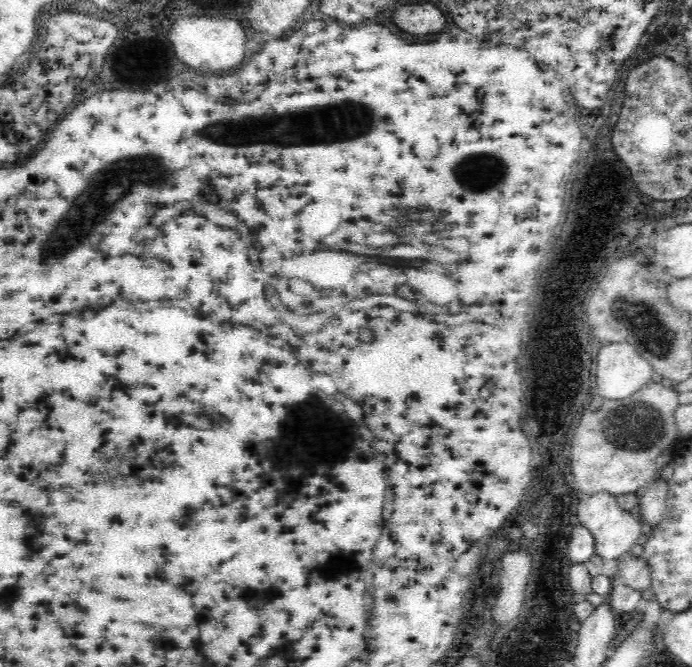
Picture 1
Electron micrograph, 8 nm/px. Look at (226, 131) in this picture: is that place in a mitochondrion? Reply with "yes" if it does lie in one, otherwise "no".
yes

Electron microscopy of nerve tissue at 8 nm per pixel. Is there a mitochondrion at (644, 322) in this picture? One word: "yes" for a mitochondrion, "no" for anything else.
yes

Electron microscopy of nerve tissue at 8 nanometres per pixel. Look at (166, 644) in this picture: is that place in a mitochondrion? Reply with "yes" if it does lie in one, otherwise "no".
no

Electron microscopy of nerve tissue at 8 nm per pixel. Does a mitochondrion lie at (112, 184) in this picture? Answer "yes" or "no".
yes

